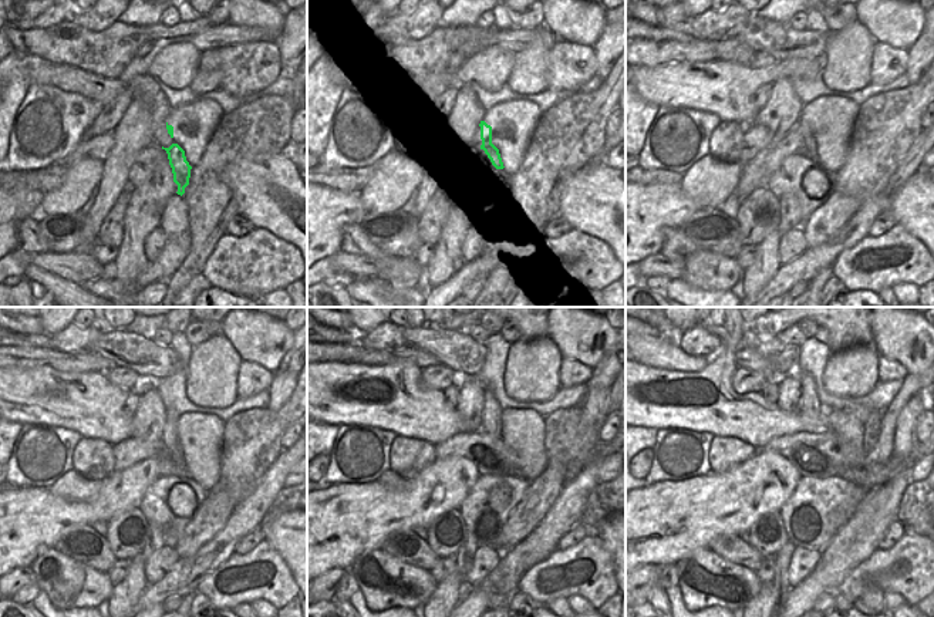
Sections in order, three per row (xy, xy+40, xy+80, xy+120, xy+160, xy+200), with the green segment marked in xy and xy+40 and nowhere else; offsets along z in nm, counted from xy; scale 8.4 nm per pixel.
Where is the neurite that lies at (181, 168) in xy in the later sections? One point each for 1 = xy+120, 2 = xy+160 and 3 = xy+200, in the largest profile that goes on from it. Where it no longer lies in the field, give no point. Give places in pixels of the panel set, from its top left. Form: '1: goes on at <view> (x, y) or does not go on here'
1: goes on at xy+120 (171, 437)
2: goes on at xy+160 (492, 412)
3: goes on at xy+200 (811, 407)

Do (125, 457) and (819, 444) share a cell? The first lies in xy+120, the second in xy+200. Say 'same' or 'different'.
same

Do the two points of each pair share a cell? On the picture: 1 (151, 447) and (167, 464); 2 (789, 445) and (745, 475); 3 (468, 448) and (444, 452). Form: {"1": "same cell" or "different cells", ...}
{"1": "same cell", "2": "different cells", "3": "same cell"}

